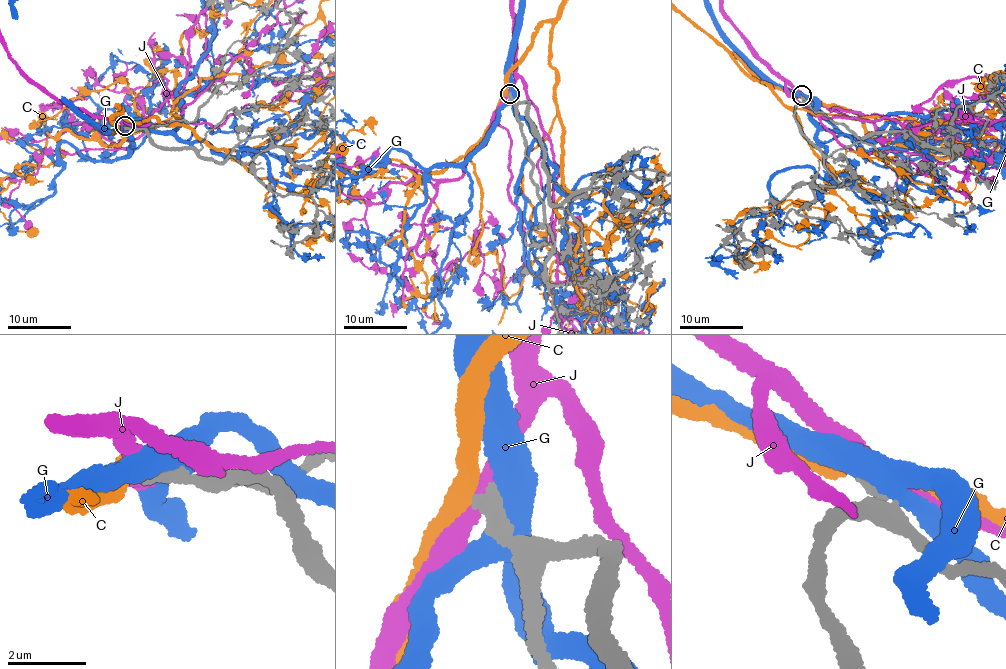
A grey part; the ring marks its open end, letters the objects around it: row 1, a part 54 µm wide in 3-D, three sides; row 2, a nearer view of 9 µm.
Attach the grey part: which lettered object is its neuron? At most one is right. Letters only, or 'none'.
none

